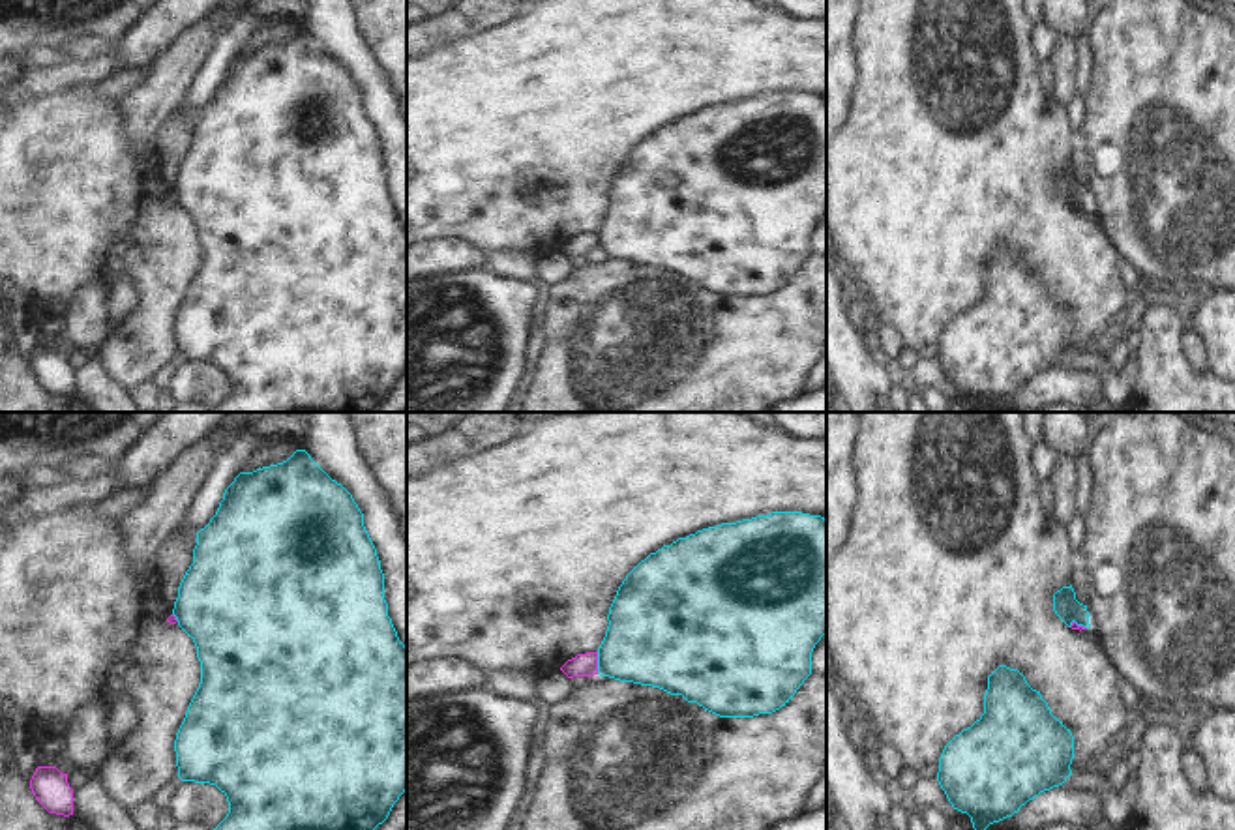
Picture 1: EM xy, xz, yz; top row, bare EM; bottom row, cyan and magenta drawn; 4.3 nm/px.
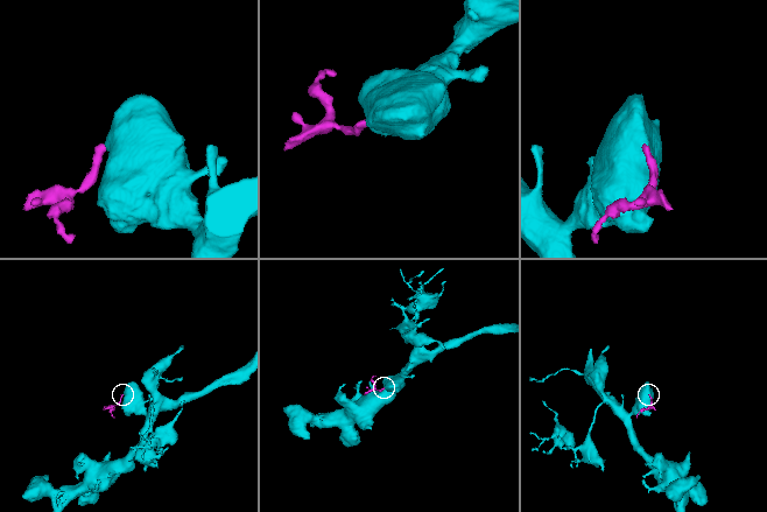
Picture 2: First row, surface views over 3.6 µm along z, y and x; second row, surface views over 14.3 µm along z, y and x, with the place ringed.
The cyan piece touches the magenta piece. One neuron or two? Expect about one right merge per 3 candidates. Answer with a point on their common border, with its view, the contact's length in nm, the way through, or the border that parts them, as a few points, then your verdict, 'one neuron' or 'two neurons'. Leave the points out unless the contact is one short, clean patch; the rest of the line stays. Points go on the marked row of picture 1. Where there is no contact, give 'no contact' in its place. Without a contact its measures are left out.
meets cyan in xz at (598, 664); contact 100 nm long; border along xz (596, 652), (598, 673); two neurons

